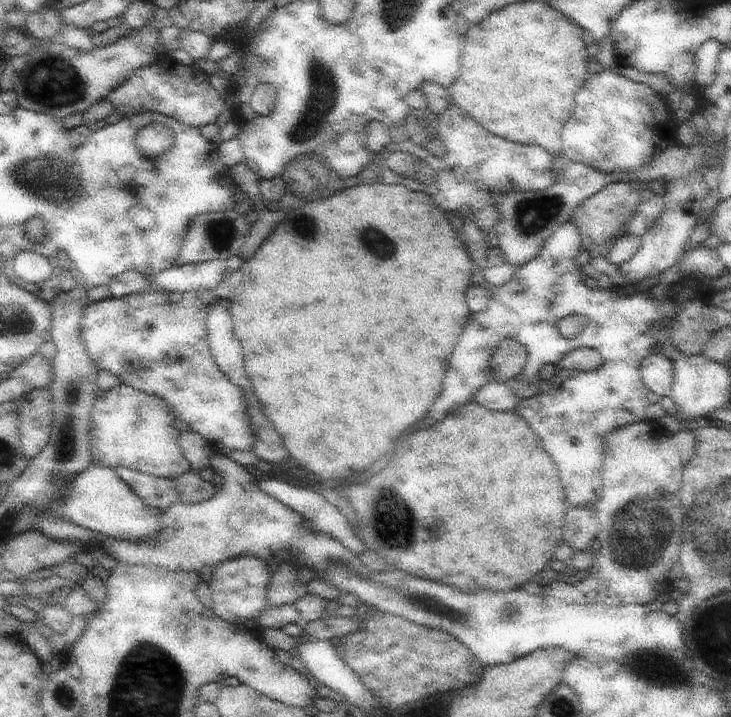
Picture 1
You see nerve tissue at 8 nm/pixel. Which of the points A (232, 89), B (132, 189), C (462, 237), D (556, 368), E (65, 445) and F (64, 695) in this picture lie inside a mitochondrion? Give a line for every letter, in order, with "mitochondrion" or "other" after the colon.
A: other
B: other
C: other
D: other
E: mitochondrion
F: mitochondrion

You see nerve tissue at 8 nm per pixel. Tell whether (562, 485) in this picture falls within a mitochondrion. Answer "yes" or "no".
no

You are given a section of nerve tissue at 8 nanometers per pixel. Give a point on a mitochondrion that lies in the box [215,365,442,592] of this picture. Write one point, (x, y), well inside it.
(393, 519)

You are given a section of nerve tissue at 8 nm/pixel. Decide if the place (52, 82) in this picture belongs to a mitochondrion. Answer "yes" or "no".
yes

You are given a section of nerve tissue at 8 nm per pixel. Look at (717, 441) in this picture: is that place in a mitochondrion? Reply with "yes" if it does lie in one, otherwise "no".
no

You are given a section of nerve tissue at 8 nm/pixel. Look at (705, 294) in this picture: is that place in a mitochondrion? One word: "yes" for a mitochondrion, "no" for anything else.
no

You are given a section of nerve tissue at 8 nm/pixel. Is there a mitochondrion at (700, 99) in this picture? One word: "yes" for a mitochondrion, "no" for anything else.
no

